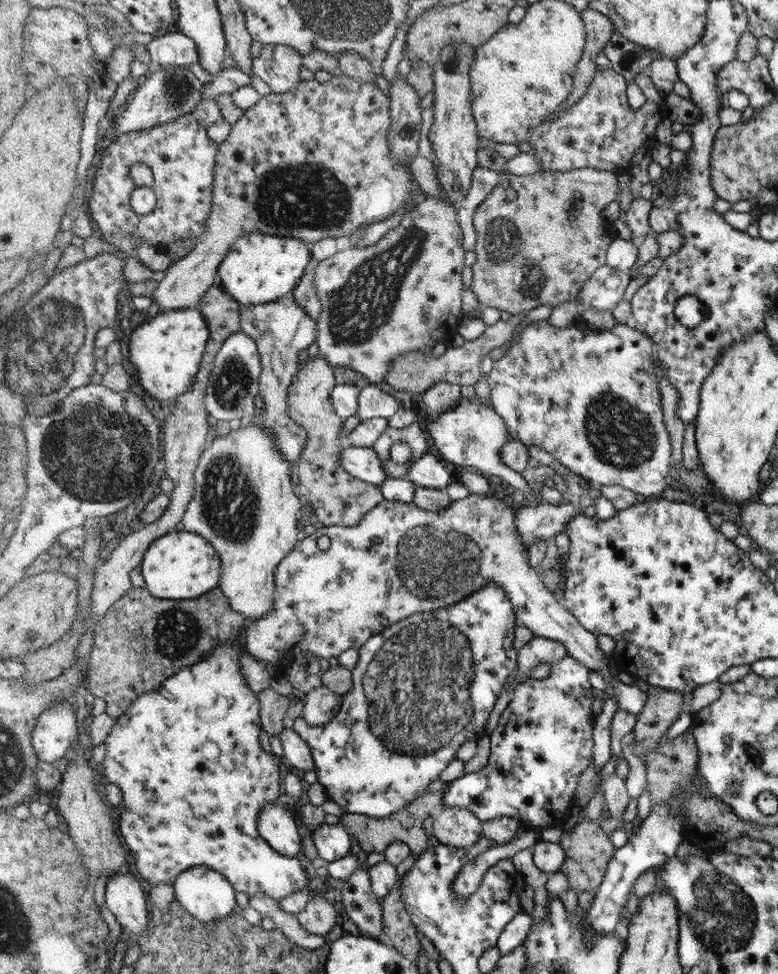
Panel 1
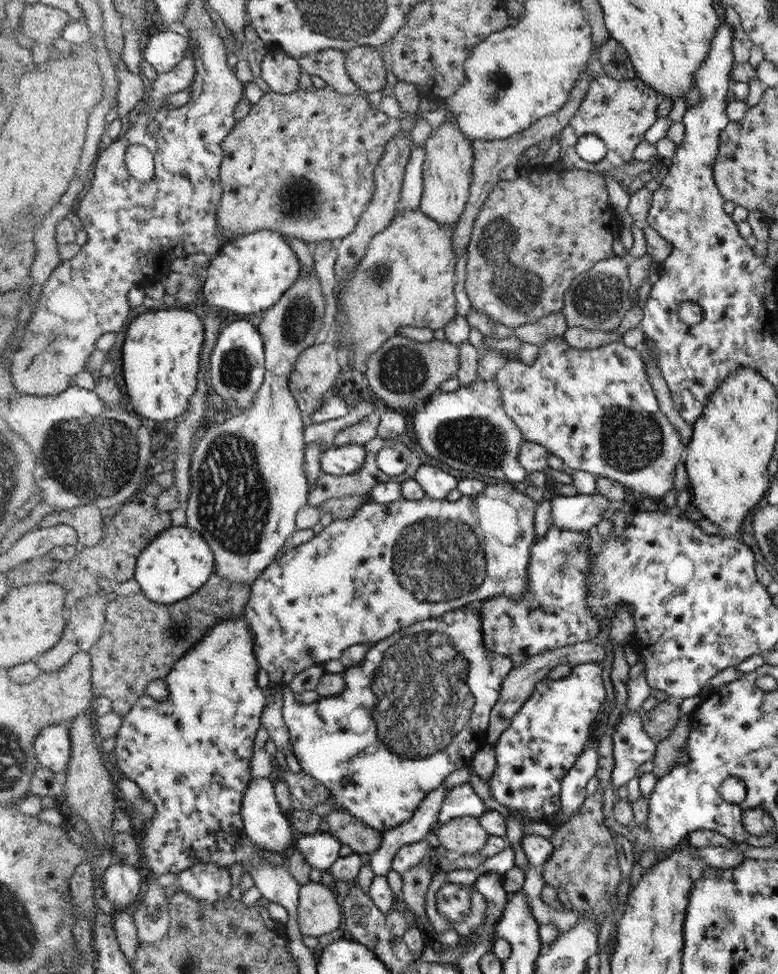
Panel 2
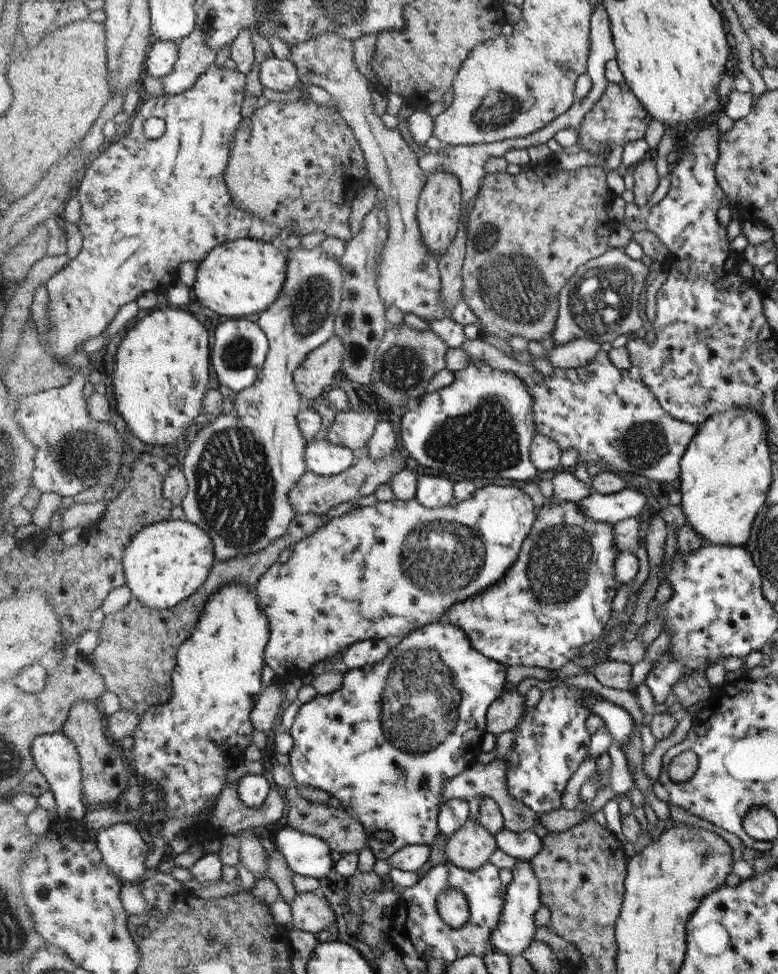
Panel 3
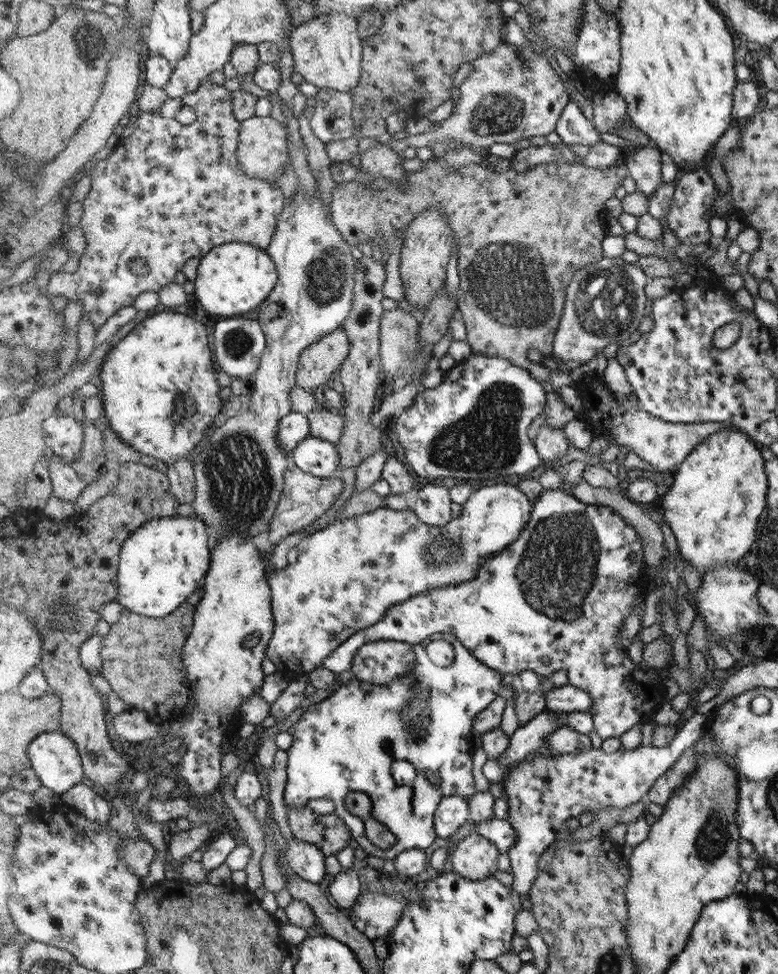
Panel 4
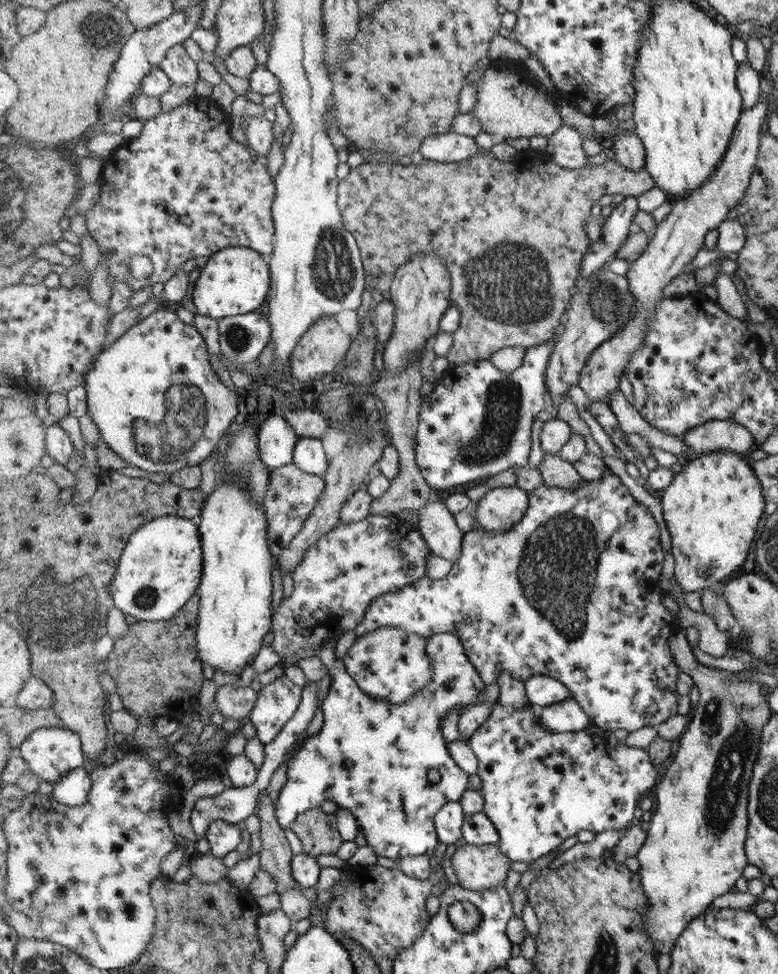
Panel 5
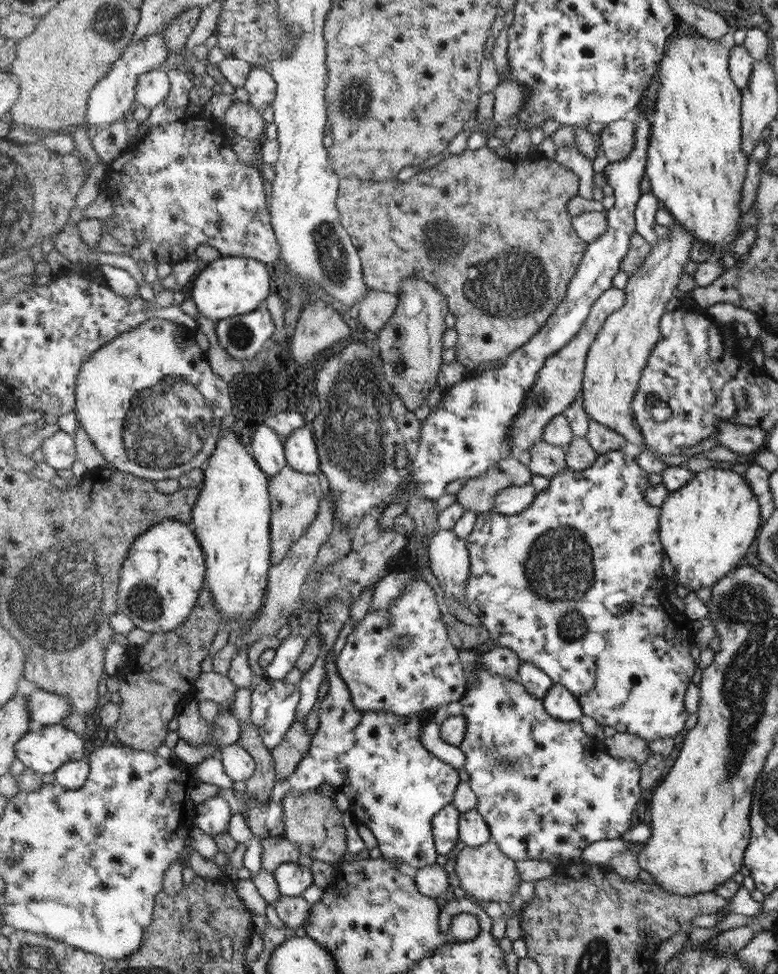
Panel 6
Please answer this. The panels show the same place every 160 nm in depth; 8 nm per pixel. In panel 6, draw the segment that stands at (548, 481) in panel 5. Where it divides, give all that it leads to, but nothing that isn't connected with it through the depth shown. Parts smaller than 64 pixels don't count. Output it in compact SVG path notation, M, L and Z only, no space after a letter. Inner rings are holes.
M539 440L531 449L532 456L530 456L530 462L528 462L528 469L532 475L550 480L558 472L568 468L565 448L552 446L552 444L548 444L544 440Z

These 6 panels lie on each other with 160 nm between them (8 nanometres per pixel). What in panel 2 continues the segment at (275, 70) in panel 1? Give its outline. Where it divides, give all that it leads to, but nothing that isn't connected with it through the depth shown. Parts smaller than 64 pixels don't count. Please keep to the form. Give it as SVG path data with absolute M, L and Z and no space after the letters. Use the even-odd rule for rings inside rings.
M270 49L261 62L261 78L268 84L269 90L277 93L289 93L298 89L301 68L296 59L281 49Z

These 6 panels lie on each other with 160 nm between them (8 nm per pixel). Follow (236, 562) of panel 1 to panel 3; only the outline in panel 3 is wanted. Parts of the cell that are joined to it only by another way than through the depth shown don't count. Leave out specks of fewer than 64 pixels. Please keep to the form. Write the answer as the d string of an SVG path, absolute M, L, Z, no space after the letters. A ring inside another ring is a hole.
M299 245L298 248L286 252L287 258L287 278L283 286L282 292L279 294L278 300L268 307L265 311L259 313L257 322L266 332L267 338L270 342L270 350L267 354L266 362L258 374L258 380L248 389L241 390L235 395L233 404L229 406L229 414L220 416L217 419L205 421L202 429L197 435L195 441L191 443L188 454L185 458L183 470L187 475L188 482L190 482L190 493L183 502L182 506L185 510L184 517L187 521L200 524L204 530L208 530L212 534L212 538L216 540L215 549L217 558L222 561L234 557L240 557L247 554L259 552L259 550L266 549L272 542L276 542L280 537L287 534L291 528L292 522L297 517L296 508L292 505L291 490L298 484L300 478L308 472L306 462L306 440L303 437L303 431L298 425L298 396L297 388L294 388L294 372L303 364L307 358L307 354L323 345L335 335L335 318L339 314L339 308L342 304L342 290L343 290L343 271L340 261L334 258L328 258L326 252L320 246L307 250Z

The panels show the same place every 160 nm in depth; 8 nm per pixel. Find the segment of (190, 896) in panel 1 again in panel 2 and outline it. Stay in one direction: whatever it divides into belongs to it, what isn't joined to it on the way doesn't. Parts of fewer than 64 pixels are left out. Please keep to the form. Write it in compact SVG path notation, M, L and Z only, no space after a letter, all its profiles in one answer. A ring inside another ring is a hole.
M201 862L178 875L177 884L182 890L205 903L220 901L233 887L228 869L216 863Z

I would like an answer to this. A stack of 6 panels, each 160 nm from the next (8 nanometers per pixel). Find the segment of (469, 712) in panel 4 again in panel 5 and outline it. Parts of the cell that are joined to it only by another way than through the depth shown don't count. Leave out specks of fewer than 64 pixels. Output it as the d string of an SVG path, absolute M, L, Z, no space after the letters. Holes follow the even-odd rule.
M435 634L427 639L427 655L434 667L431 682L404 704L392 704L372 698L357 684L348 674L343 659L336 656L336 647L337 643L332 641L318 652L331 678L328 694L320 706L324 722L318 734L305 736L288 761L287 783L275 804L277 823L283 829L288 829L300 813L320 807L324 800L334 800L339 808L347 808L352 812L367 845L372 846L377 855L397 861L404 856L431 855L439 841L435 830L435 814L447 802L460 800L468 790L469 777L452 760L440 724L446 712L454 706L460 706L462 712L475 704L478 695L486 688L483 679L456 635ZM430 768L440 772L440 782L437 784L429 783Z

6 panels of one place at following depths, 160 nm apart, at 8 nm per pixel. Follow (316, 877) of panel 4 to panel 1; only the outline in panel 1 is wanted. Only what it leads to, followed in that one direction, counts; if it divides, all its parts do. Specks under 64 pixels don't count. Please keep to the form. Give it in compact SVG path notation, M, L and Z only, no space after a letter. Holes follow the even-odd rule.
M322 824L310 832L320 858L328 862L351 854L352 838L342 824Z

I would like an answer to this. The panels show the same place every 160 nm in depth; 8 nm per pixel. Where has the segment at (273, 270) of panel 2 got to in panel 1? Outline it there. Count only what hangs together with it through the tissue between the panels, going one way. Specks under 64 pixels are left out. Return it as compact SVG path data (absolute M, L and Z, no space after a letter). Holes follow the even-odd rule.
M250 233L235 242L221 264L218 281L225 292L242 306L264 304L293 290L311 258L311 251L303 240Z

